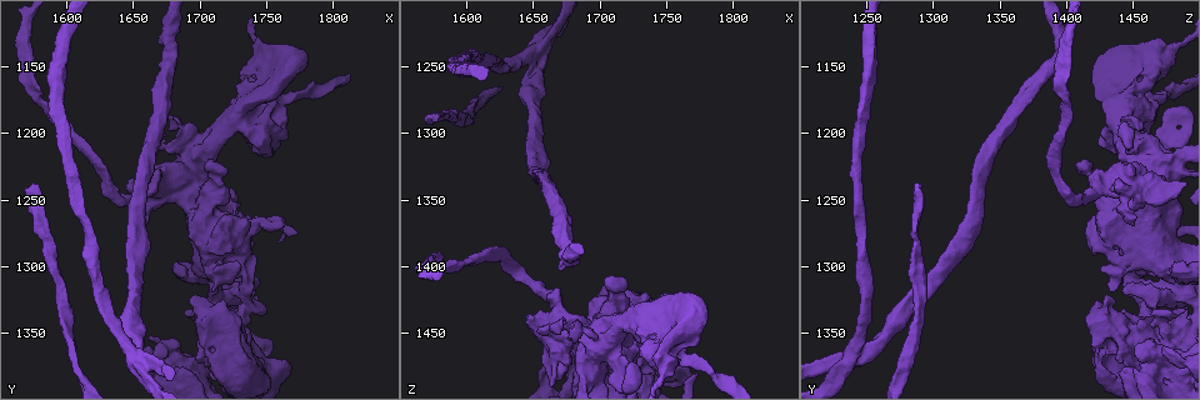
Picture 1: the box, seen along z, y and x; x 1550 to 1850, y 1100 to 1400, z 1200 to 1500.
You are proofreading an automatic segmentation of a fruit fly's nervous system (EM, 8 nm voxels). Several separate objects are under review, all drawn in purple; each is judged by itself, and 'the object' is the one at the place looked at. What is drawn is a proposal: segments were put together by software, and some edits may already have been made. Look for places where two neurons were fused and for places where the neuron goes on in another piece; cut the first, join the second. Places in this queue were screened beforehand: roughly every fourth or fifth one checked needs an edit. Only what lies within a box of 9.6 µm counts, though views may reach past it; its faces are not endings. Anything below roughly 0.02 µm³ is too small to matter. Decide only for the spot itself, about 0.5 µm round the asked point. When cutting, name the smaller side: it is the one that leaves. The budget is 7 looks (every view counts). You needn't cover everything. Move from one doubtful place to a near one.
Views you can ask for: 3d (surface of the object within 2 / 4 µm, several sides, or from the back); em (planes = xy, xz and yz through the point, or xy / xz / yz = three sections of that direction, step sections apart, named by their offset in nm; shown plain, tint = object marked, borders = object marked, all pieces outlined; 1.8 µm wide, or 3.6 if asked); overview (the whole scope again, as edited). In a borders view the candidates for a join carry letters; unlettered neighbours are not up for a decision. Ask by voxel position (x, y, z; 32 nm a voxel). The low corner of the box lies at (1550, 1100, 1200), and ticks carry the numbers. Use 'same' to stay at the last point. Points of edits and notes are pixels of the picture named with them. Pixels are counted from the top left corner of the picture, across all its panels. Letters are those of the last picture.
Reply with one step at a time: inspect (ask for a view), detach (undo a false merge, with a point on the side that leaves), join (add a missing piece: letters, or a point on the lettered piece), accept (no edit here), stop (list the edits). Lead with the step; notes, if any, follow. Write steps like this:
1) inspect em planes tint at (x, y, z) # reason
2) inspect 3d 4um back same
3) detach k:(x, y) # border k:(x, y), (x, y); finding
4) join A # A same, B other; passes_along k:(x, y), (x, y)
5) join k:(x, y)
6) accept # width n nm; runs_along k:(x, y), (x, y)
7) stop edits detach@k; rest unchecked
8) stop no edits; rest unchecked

inspect em planes borders at (1654, 1366, 1484) # sharp bend

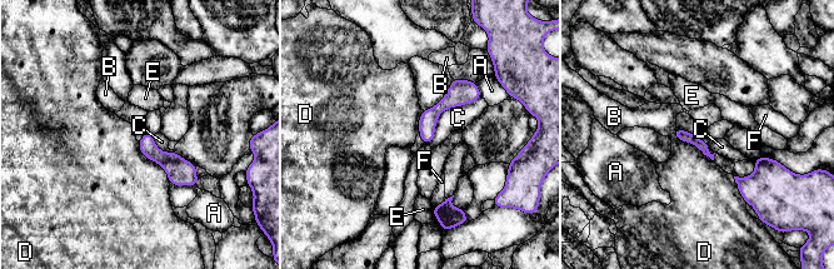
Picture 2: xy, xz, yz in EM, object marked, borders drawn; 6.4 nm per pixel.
accept # A other, B other, C other, D other, E other, F other; runs_along 2:(472, 85), (428, 119), (427, 140); all the same neuron

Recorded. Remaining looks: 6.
inspect 3d 4um at (1762, 1380, 1478) # calibre changes

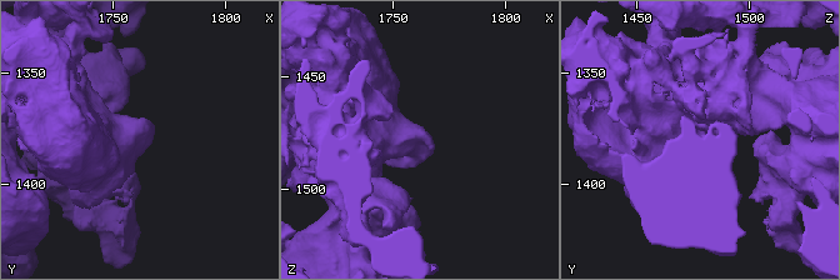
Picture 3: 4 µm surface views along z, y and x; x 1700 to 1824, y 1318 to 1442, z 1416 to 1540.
inspect em planes borders at (1761, 1380, 1478)

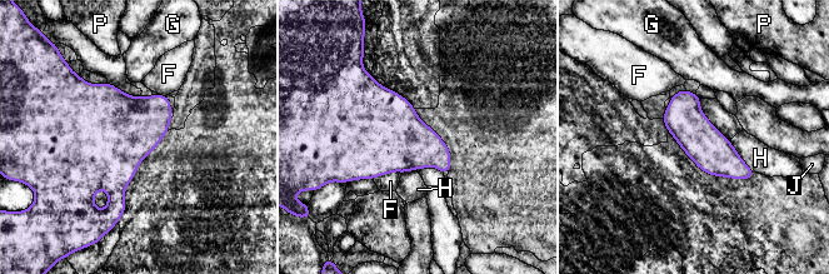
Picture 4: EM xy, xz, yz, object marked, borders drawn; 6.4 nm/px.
accept # F other, G other, H other, J other, P other; one neuron here

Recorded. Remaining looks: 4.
inspect em planes borders at (1722, 1358, 1428) # sudden change in width

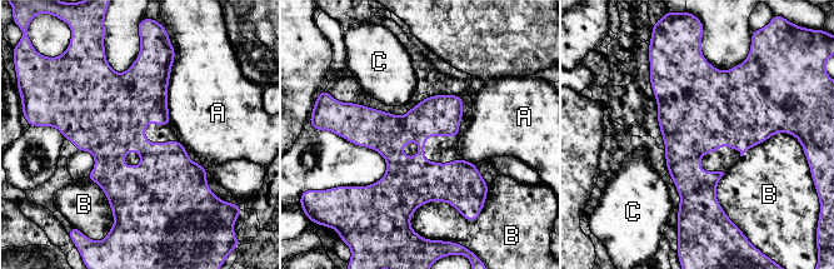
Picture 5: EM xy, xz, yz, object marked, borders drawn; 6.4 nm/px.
accept # A other, B other, C other; runs_along 5:(345, 133), (420, 182), (480, 183); all the same neuron

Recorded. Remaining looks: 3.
stop no edits; rest unchecked

